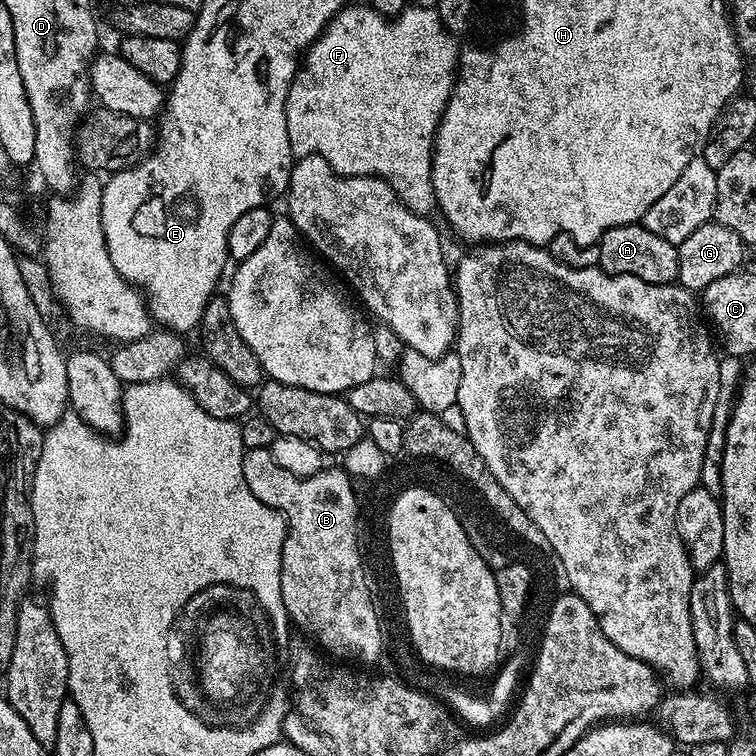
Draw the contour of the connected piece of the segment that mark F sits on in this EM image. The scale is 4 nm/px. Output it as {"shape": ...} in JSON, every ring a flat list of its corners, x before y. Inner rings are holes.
{"shape":[[349,3,348,7,338,12,336,17,324,27,324,31,316,41,306,49,306,55,297,67,296,76,288,88,286,130,293,157,320,156,339,176,376,176,379,180,385,180,395,190,396,196,411,212,417,212,419,216,431,217,437,211,436,196,432,192,432,145,436,142,436,131,452,93,452,85,456,82,458,67,458,47,456,48,455,42,451,39,455,40,444,27,444,22,436,8,409,6,400,15,389,18,379,16,367,3]]}

